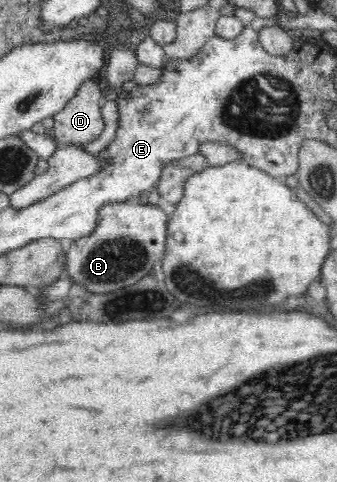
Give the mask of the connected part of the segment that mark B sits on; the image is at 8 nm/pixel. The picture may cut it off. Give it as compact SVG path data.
M134 200L103 205L99 207L97 216L97 226L94 227L93 233L77 238L67 249L67 275L77 283L83 283L90 294L111 293L121 287L135 285L153 271L153 265L161 261L165 253L166 223L169 222L169 215L158 205L139 204Z

